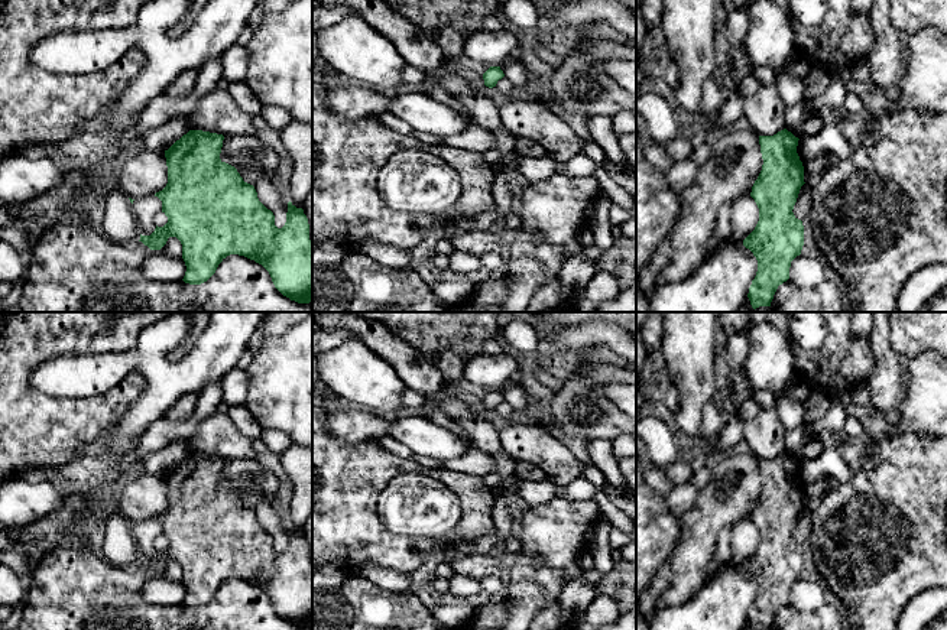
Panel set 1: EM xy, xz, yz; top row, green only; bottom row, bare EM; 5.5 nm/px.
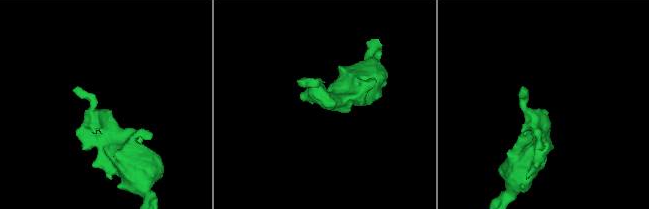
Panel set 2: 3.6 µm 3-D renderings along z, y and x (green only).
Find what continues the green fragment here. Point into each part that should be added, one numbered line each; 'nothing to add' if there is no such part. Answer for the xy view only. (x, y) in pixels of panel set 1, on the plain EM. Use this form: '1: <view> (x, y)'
nothing to add

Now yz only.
nothing to add

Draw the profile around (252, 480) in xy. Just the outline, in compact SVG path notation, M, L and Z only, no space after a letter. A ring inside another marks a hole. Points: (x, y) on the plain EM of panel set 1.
M257 458L224 459L220 483L234 490L250 509L273 499L282 487L280 478Z

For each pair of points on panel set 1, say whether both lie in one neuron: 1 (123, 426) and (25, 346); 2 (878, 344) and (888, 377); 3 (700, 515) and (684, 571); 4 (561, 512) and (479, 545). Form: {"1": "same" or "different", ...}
{"1": "different", "2": "same", "3": "same", "4": "different"}

